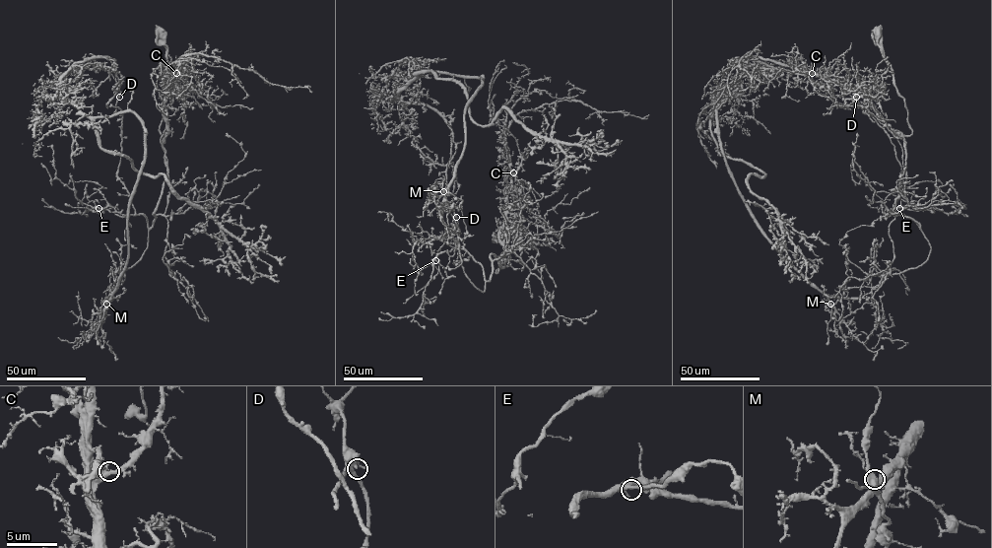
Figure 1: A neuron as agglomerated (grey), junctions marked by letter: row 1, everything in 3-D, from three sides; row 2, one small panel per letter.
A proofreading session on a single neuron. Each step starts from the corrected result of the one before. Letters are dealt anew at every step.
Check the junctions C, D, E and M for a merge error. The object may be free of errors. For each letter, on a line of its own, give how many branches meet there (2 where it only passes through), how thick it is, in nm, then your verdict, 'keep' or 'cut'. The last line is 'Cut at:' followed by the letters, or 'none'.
C: branches 3; calibre 300 nm; keep
D: branches 3; calibre 320 nm; keep
E: branches 3; calibre 360 nm; keep
M: branches 4; calibre 260 nm; cut
Cut at: M

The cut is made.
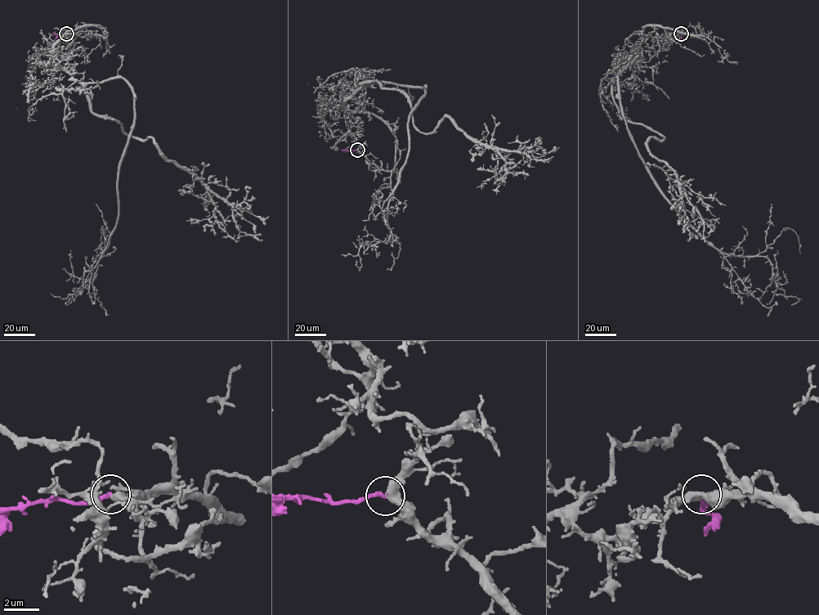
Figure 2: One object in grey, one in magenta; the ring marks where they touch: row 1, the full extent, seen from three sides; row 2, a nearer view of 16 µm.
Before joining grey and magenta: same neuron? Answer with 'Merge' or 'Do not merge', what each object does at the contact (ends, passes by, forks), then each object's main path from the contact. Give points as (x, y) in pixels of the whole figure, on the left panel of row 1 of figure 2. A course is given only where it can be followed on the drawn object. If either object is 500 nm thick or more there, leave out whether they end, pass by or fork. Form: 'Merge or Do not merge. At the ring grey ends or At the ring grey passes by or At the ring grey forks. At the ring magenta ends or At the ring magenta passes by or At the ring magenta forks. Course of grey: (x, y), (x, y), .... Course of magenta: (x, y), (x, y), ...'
Merge. At the ring grey passes by. At the ring magenta ends. Course of grey: (66, 33), (105, 29), (69, 31), (53, 60), (84, 83), (122, 78), (134, 115), (116, 226), (65, 304). Course of magenta: (66, 33), (52, 33)

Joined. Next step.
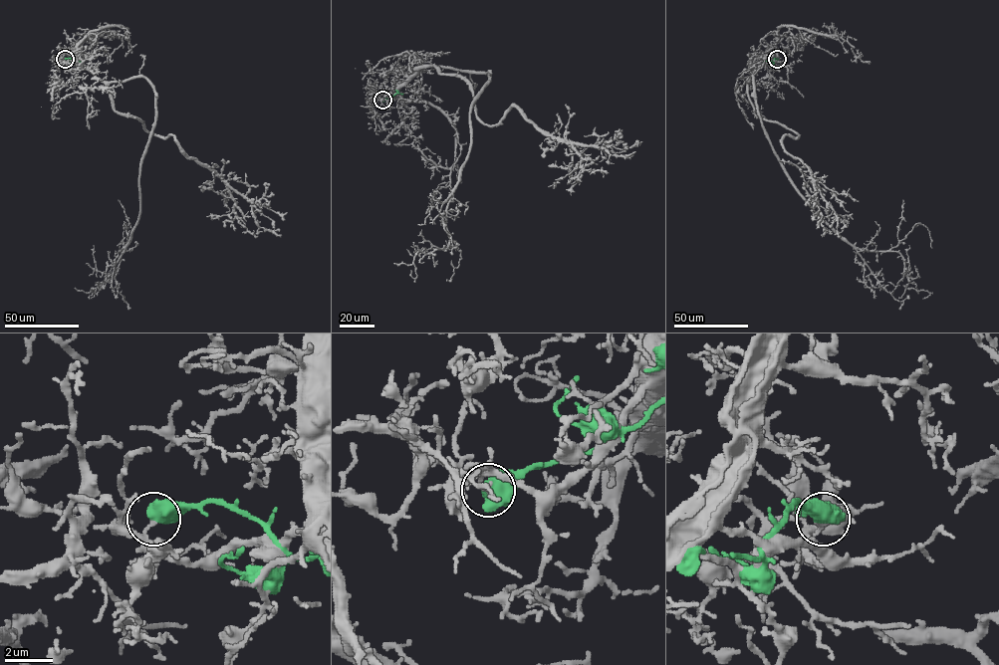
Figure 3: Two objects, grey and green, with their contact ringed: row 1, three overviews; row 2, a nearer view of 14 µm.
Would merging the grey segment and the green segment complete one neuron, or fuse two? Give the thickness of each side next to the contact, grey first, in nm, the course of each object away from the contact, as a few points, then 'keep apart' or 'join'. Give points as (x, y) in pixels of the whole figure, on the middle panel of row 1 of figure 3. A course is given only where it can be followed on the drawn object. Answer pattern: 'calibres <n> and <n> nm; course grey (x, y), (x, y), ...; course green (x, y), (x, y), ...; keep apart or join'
calibres 160 and 800 nm; course grey (382, 101), (424, 67), (488, 76), (471, 105), (449, 245), (419, 251), (414, 279), (410, 270); course green (382, 101), (397, 93), (399, 85); keep apart

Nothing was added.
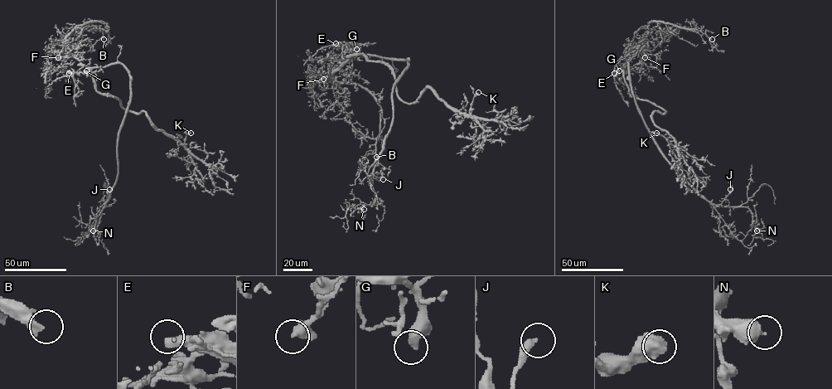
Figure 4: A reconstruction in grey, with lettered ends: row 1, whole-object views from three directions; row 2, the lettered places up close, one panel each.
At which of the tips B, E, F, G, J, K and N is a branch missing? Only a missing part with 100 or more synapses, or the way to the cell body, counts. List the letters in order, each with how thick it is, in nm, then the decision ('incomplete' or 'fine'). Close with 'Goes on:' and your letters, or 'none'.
B: 320 nm | incomplete
E: 420 nm | incomplete
F: 500 nm | fine
G: 600 nm | fine
J: 320 nm | fine
K: 700 nm | fine
N: 600 nm | fine
Goes on: B, E

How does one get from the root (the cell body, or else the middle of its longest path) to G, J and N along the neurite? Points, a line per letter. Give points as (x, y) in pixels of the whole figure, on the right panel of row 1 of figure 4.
G: (629, 68), (627, 63), (615, 72), (619, 70)
J: (629, 68), (631, 89), (637, 110), (665, 160), (713, 203), (728, 206), (728, 201), (725, 197), (730, 189)
N: (629, 68), (631, 89), (637, 110), (663, 157), (712, 202), (720, 206), (747, 207), (757, 230)

